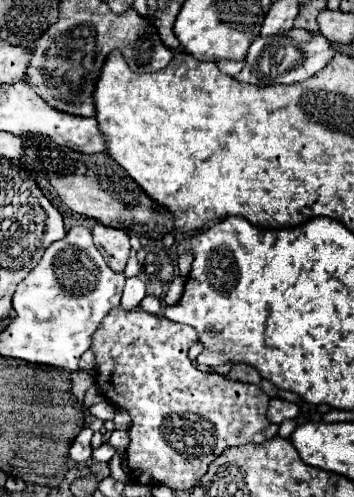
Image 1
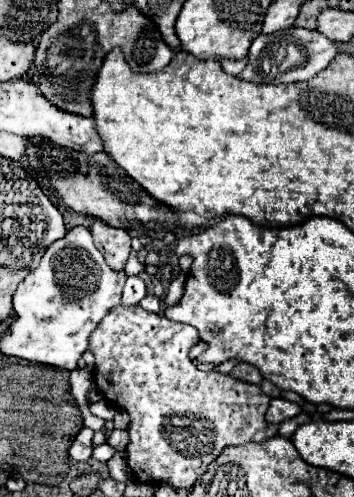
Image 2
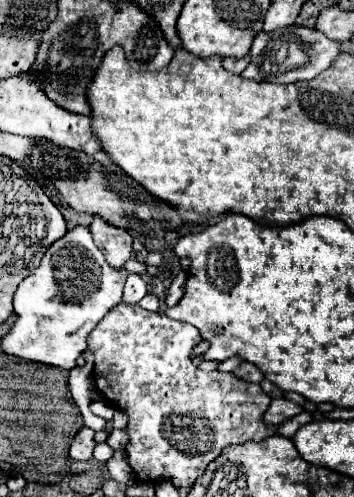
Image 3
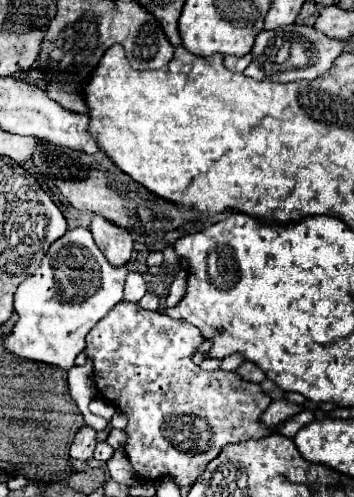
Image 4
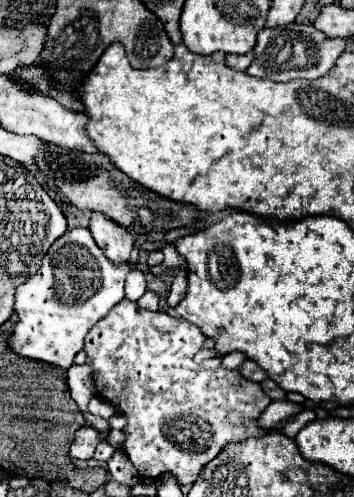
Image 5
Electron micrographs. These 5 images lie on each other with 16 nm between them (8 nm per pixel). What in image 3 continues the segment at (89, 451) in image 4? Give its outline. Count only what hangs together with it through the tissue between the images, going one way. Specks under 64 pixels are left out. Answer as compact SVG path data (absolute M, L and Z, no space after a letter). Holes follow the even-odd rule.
M80 428L72 446L70 446L70 458L74 460L90 460L92 458L92 452L96 448L96 442L94 442L94 430L92 428Z

